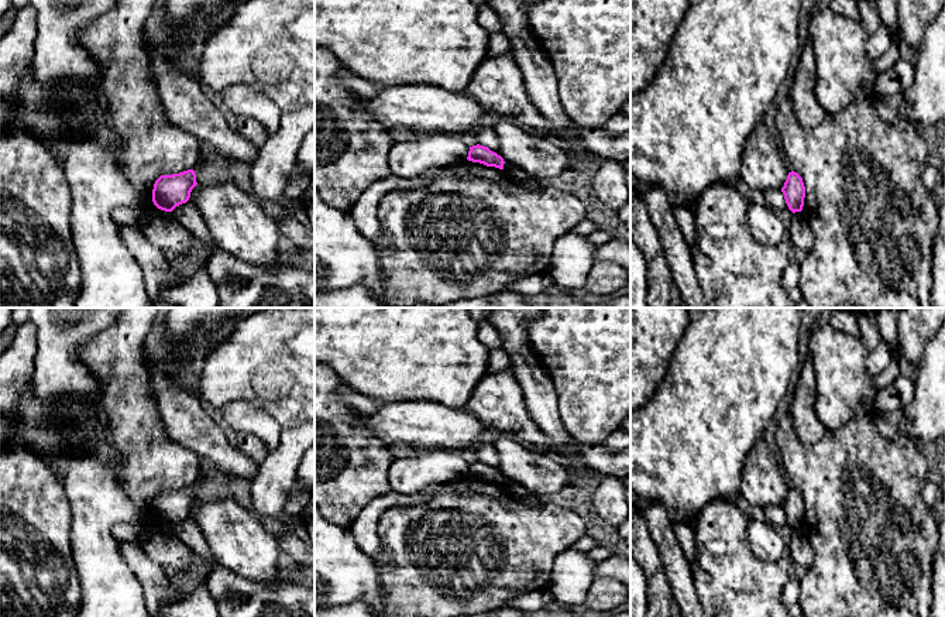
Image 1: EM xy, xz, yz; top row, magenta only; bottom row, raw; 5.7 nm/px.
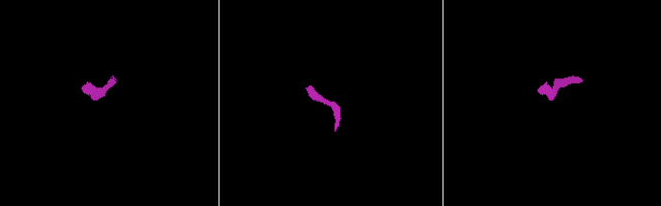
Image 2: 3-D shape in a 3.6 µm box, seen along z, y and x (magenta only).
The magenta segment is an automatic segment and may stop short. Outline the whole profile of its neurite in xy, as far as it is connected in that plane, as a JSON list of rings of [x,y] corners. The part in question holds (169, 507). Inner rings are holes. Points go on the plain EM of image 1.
[[[193,486],[161,491],[154,500],[152,518],[158,525],[172,528],[176,522],[189,517],[190,508],[196,501]]]

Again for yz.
[[[788,489],[784,503],[781,504],[781,508],[784,511],[788,525],[793,529],[803,527],[805,503],[803,494],[797,489]]]

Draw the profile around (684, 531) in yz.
[[[677,522],[673,525],[673,531],[683,548],[684,556],[690,565],[694,568],[697,565],[697,549],[695,549],[695,528],[697,522]]]

